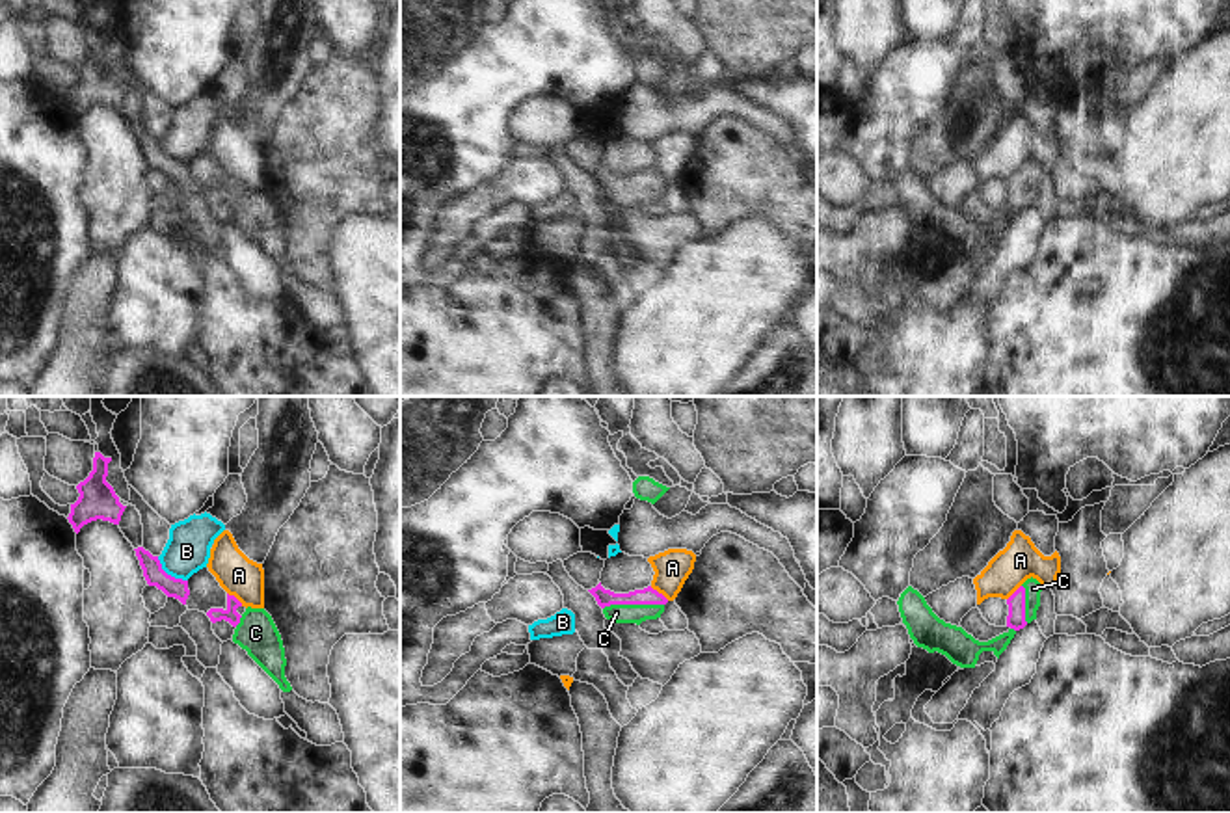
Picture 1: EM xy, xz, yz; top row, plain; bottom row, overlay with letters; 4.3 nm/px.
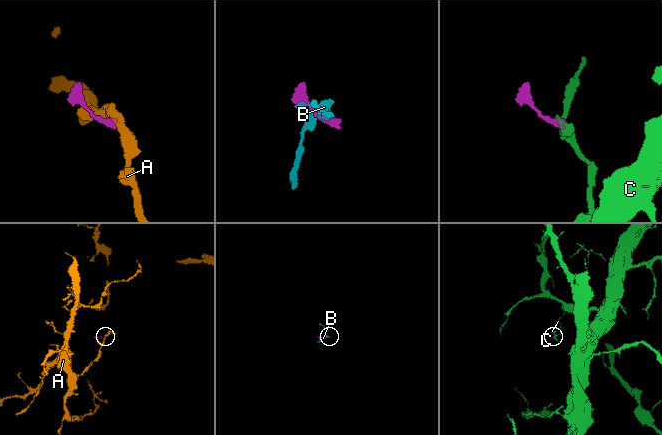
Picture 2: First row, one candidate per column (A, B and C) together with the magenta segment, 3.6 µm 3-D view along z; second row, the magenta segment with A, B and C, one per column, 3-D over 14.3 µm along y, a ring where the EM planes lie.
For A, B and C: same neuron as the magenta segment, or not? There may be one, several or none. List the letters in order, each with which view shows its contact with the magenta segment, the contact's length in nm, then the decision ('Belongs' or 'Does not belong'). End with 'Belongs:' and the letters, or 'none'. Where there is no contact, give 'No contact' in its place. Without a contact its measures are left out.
A: Touches magenta in xz. Shared border 110 nm. Does not belong
B: Touches magenta in xy. Shared border 170 nm. Does not belong
C: Touches magenta in xz. Shared border 260 nm. Belongs
Belongs: C.

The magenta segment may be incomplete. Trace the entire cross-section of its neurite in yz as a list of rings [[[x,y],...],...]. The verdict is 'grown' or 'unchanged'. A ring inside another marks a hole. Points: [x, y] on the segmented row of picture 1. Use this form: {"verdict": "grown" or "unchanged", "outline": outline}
{"verdict": "grown", "outline": [[[1027,579],[1009,599],[1009,631],[988,640],[979,642],[968,634],[962,627],[945,623],[940,620],[932,608],[927,605],[925,597],[908,586],[897,605],[902,623],[908,629],[910,638],[917,647],[929,653],[942,653],[953,664],[960,668],[975,668],[979,655],[983,651],[992,651],[997,659],[1007,649],[1014,634],[1027,623],[1036,620],[1036,610],[1040,606],[1042,584],[1036,579]]]}

